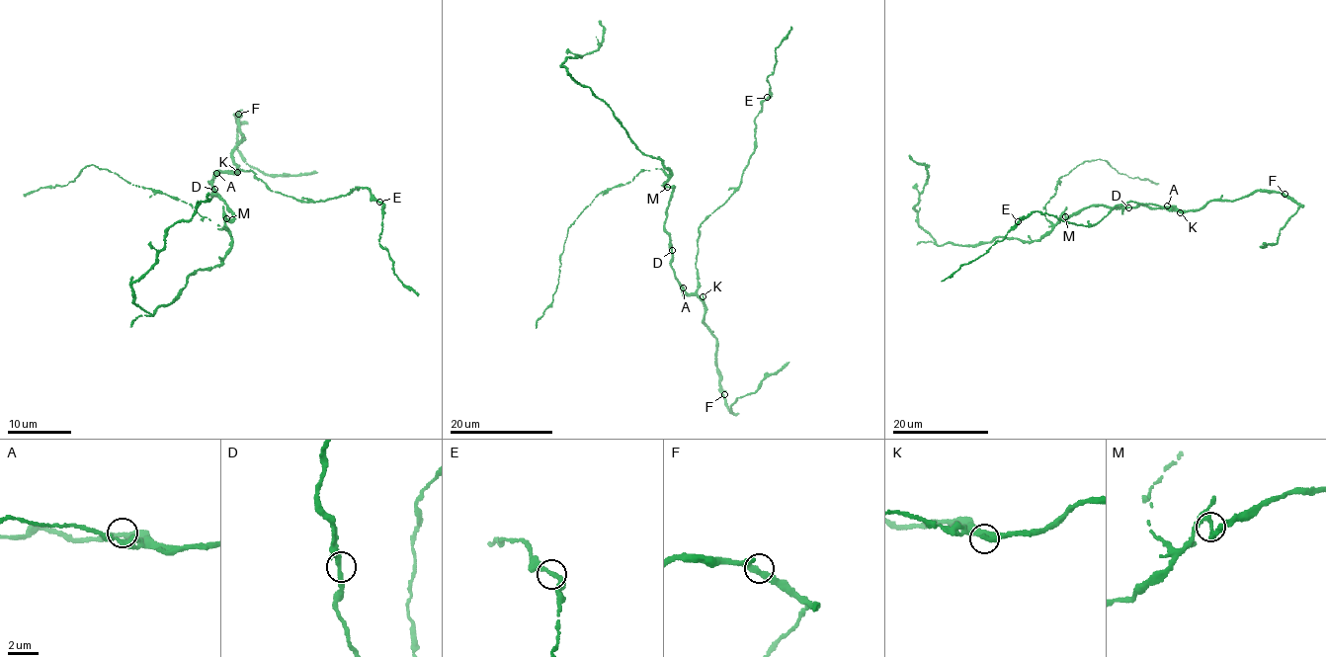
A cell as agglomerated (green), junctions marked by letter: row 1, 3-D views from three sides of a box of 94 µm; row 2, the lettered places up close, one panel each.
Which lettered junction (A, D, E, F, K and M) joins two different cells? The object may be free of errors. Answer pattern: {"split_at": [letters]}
{"split_at": ["M"]}

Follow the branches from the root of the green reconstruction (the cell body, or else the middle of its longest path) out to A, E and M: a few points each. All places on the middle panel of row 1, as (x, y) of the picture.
A: (671, 246), (670, 267), (683, 287)
E: (671, 246), (675, 278), (692, 293), (698, 285), (699, 227), (740, 185), (754, 149), (754, 120), (767, 97)
M: (671, 246), (671, 236), (664, 227), (673, 188), (668, 186)

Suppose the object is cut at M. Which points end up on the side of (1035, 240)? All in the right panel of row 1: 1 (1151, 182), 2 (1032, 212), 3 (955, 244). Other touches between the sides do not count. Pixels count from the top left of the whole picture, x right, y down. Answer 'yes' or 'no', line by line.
1: yes
2: no
3: yes

